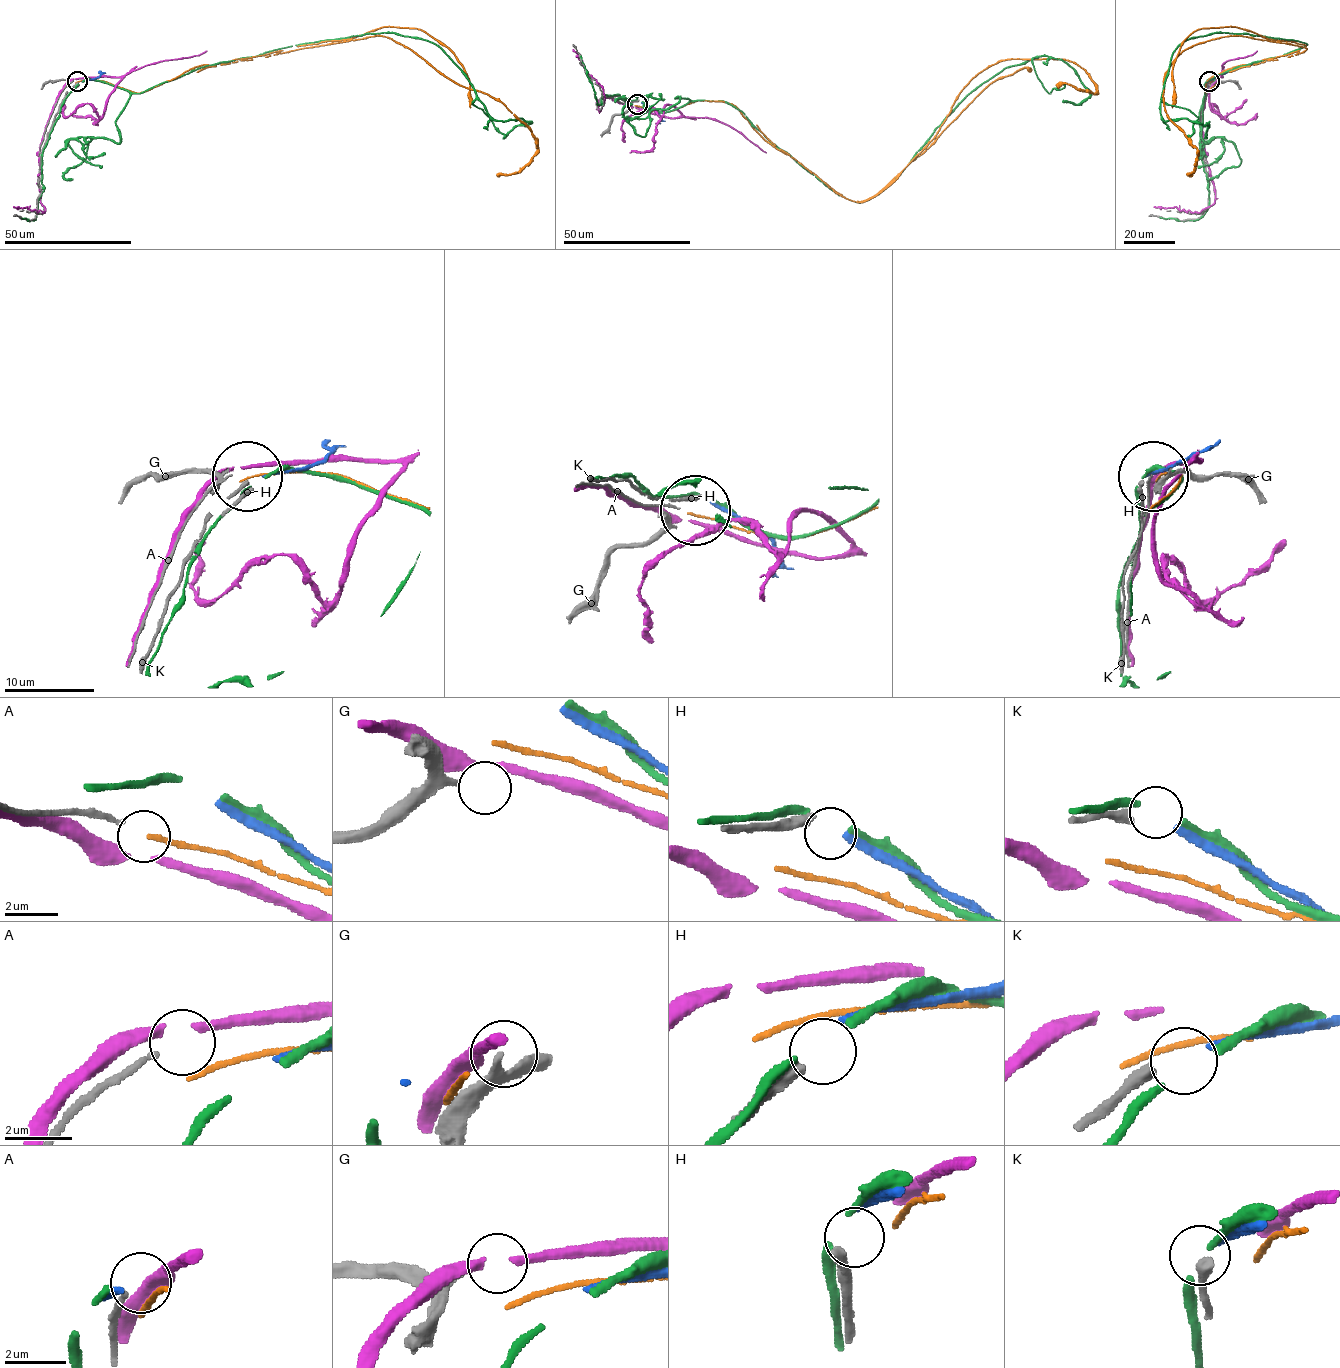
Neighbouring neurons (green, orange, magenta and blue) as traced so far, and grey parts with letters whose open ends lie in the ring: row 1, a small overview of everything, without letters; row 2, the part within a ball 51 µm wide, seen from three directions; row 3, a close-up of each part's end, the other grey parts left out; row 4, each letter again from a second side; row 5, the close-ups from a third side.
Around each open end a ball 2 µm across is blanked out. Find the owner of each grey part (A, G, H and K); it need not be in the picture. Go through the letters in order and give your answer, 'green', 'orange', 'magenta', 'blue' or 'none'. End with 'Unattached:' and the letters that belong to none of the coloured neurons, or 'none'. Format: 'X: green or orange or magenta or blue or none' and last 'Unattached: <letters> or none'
A: none
G: none
H: none
K: none
Unattached: A, G, H, K

